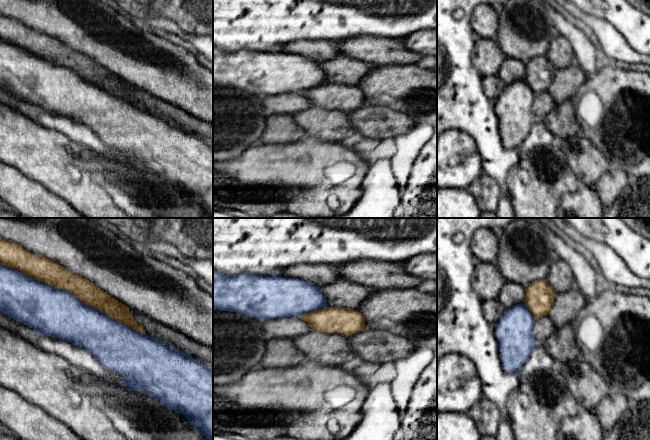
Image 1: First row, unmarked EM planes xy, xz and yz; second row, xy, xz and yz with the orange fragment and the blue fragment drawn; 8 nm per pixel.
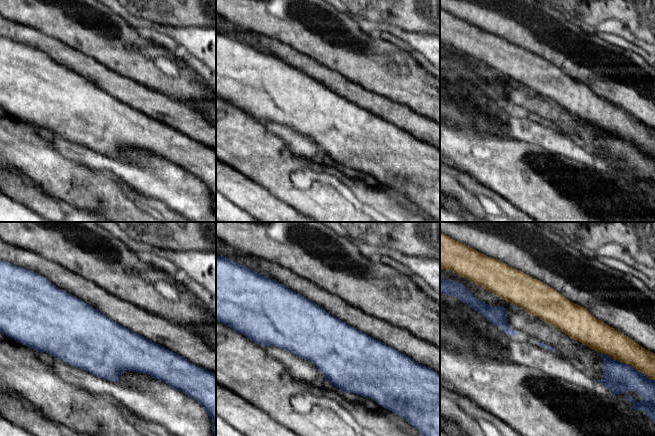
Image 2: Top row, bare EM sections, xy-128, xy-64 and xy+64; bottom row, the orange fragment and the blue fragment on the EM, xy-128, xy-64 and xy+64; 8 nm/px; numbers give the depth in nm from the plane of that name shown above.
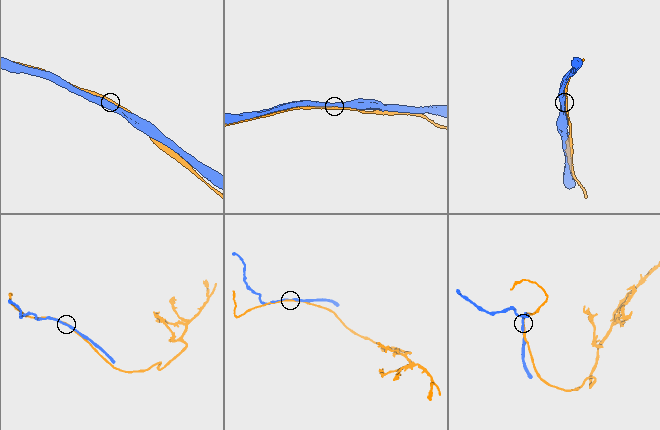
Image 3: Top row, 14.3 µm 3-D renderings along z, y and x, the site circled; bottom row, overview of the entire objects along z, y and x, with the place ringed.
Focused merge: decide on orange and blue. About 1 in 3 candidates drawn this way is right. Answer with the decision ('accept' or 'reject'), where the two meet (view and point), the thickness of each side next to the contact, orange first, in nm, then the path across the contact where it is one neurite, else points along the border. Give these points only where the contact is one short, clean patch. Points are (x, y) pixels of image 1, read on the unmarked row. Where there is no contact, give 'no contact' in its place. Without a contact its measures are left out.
reject; contact xy (73, 70); calibres 190 and 380 nm

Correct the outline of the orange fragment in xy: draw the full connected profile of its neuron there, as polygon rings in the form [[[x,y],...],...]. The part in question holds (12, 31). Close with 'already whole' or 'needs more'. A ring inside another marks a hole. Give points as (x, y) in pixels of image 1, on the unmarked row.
[[[0,14],[0,40],[17,45],[37,57],[70,68],[85,81],[105,89],[141,110],[146,110],[133,95],[126,81],[112,74],[89,56],[48,34],[28,28],[19,21]]]; already whole

